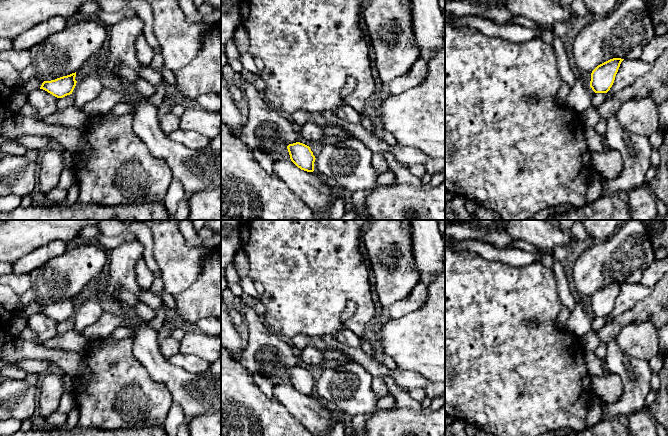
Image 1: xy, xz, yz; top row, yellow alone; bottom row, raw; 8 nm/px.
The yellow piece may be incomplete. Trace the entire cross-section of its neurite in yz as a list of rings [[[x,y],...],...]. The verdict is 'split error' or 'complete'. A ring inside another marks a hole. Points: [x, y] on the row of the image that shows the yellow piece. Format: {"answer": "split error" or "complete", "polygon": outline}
{"answer": "complete", "polygon": [[[621,58],[610,59],[592,71],[590,87],[595,93],[607,93],[610,90],[623,60]]]}

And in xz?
{"answer": "complete", "polygon": [[[296,142],[287,146],[291,161],[301,170],[307,172],[314,171],[315,156],[310,147]]]}

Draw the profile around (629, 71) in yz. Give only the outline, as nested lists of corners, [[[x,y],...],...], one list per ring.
[[[640,58],[634,60],[624,59],[620,64],[612,87],[606,93],[606,98],[612,97],[623,88],[630,86],[640,76],[648,73],[651,67],[652,63],[645,62]]]

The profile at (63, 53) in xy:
[[[96,18],[67,25],[30,49],[30,64],[20,71],[23,83],[31,78],[51,81],[77,72],[107,43],[107,26]]]

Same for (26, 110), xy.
[[[28,99],[18,111],[18,118],[31,117],[35,118],[35,109],[31,106]]]

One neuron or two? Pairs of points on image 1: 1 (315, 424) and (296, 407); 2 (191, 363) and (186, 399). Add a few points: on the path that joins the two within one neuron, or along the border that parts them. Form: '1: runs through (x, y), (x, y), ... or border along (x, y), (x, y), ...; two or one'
1: runs through (310, 419), (301, 410); one
2: border along (169, 362), (192, 373), (201, 373), (209, 369); two

